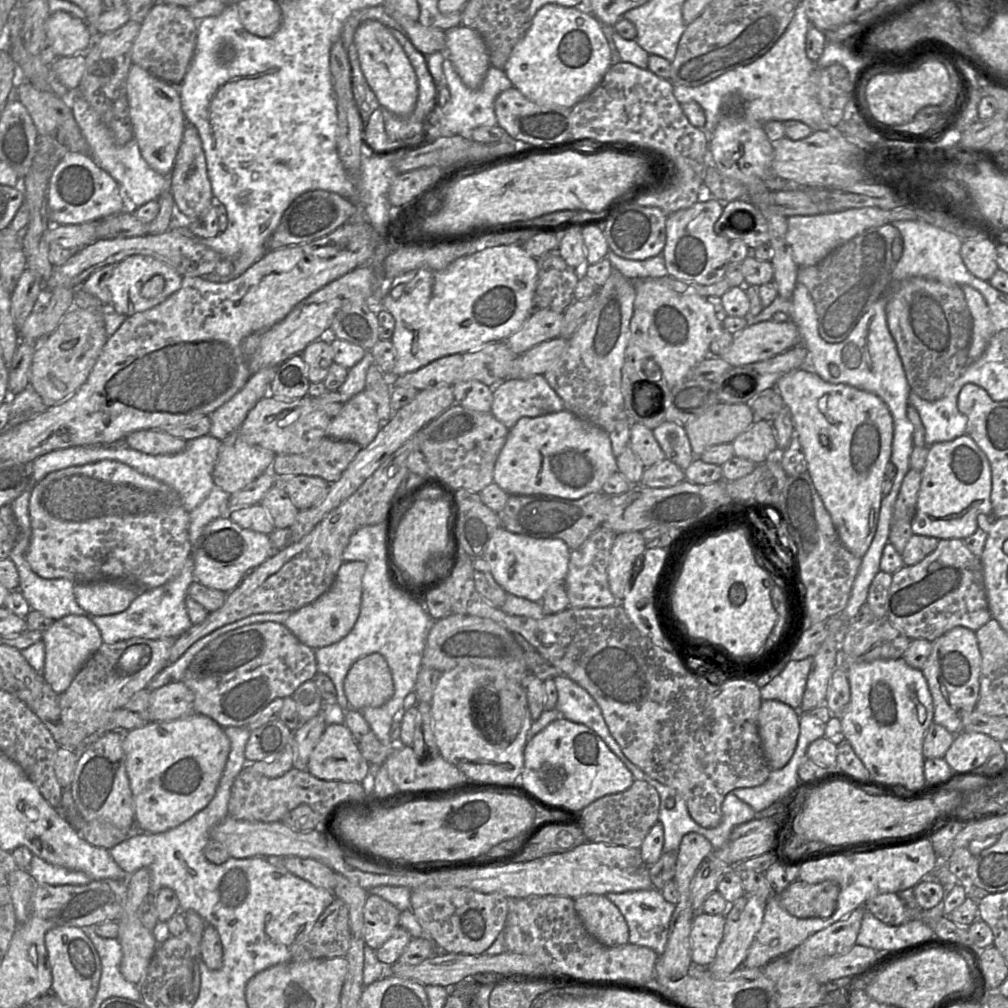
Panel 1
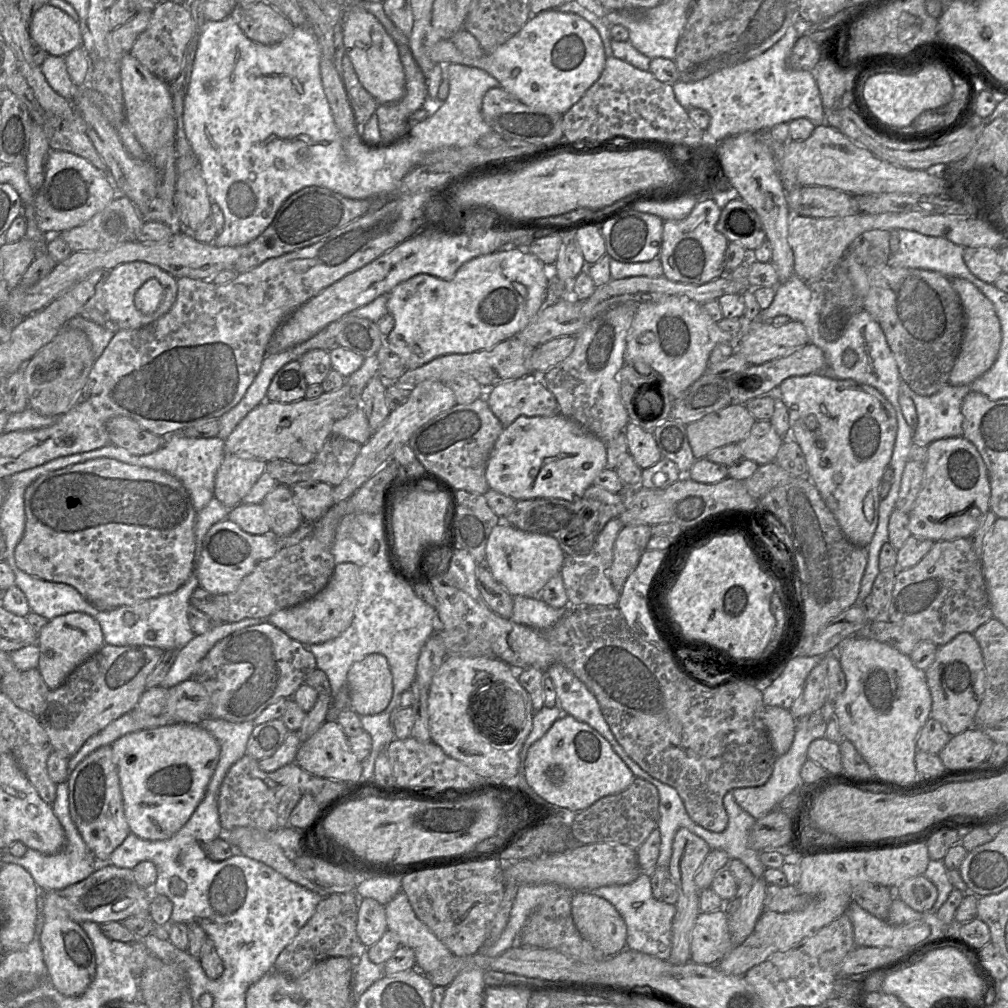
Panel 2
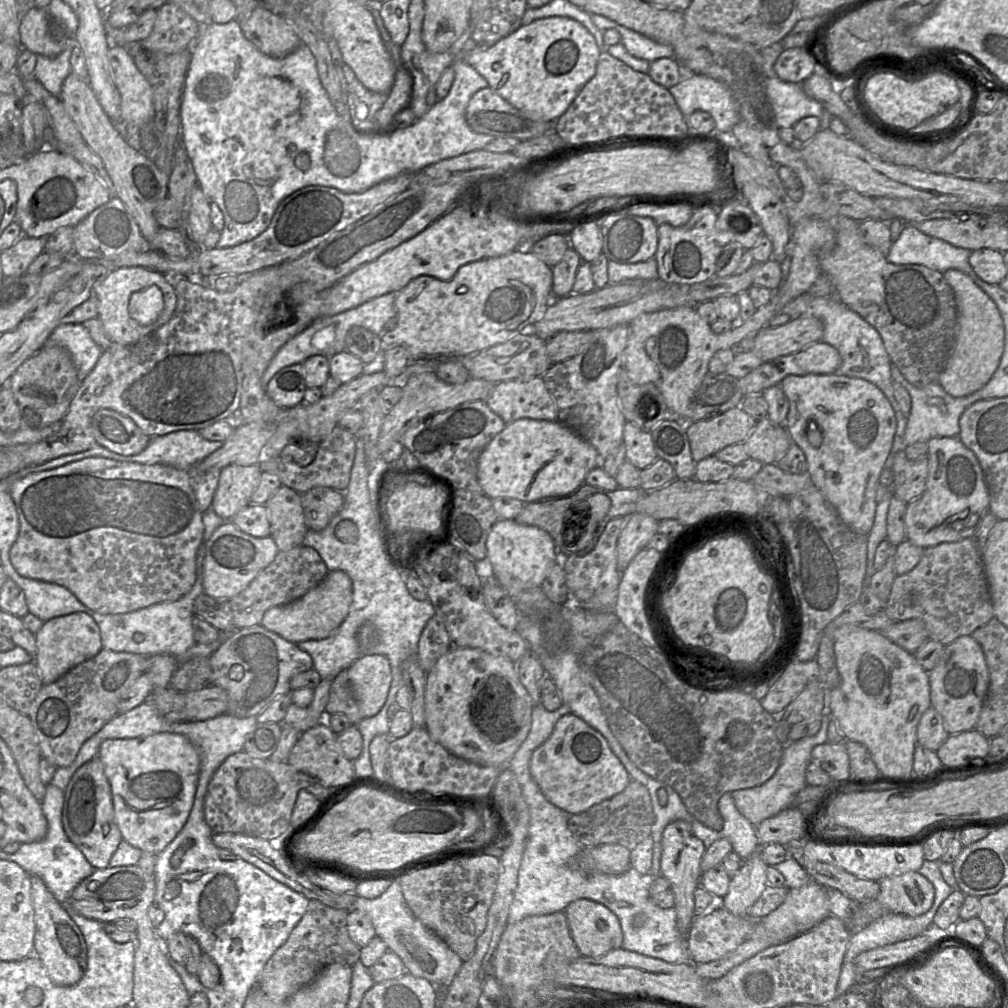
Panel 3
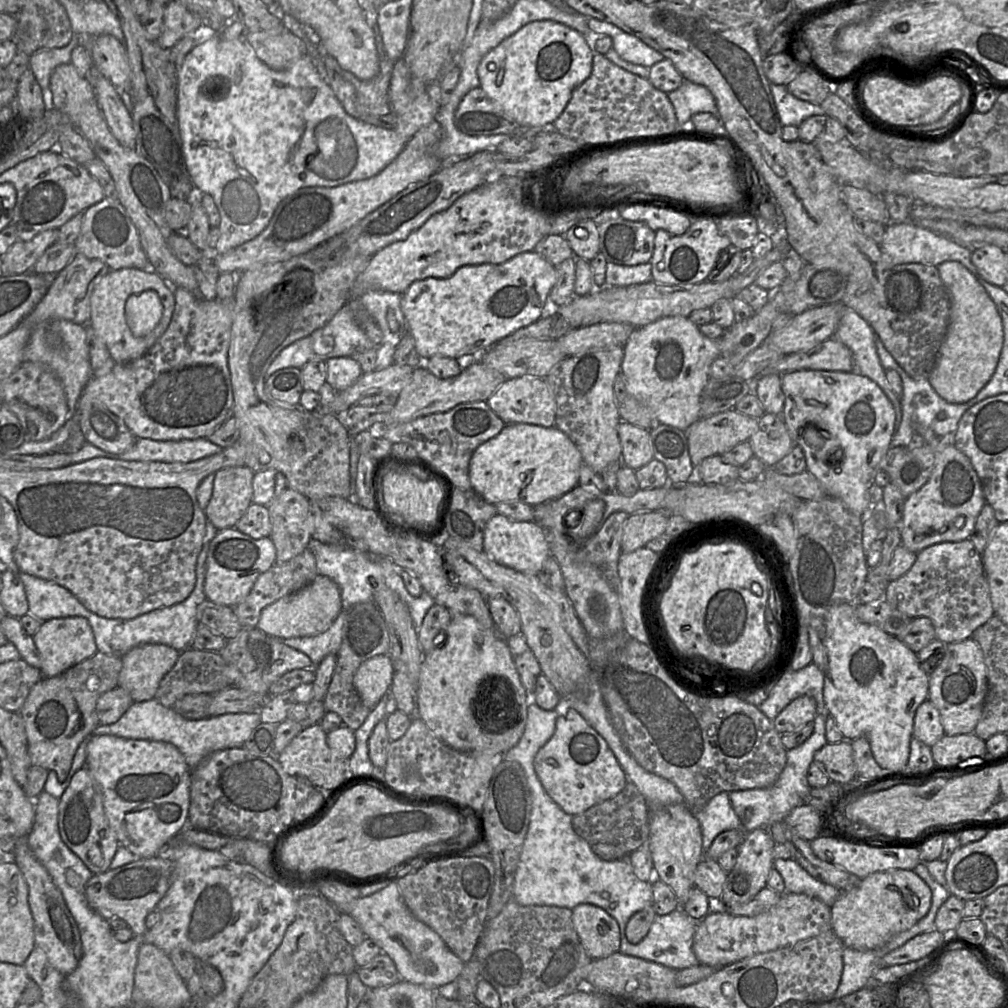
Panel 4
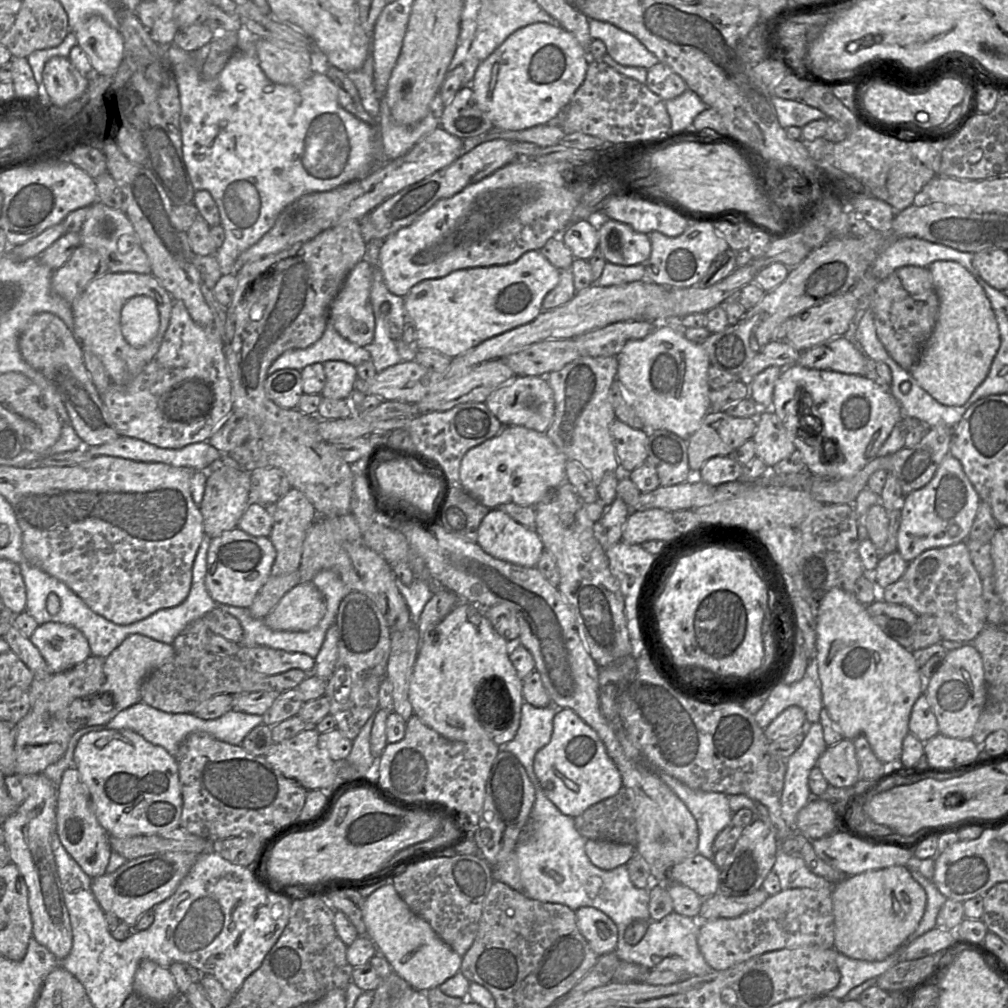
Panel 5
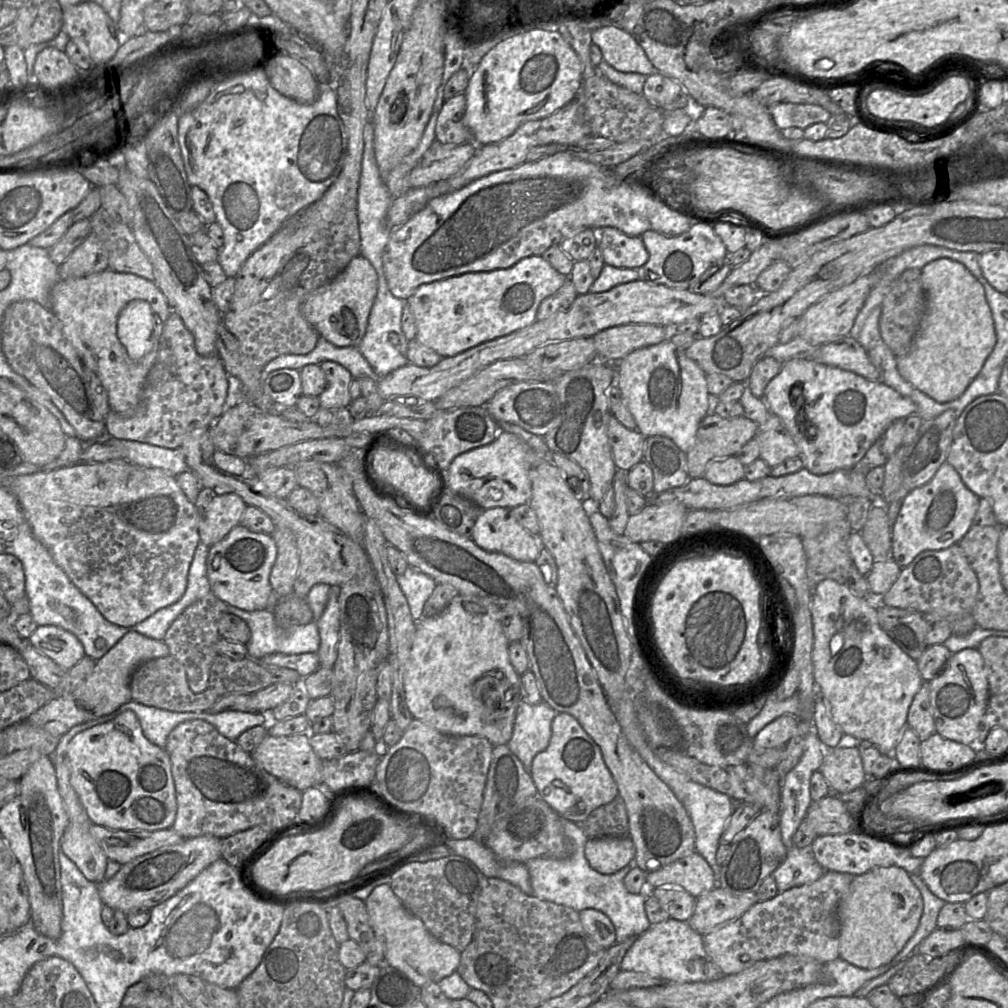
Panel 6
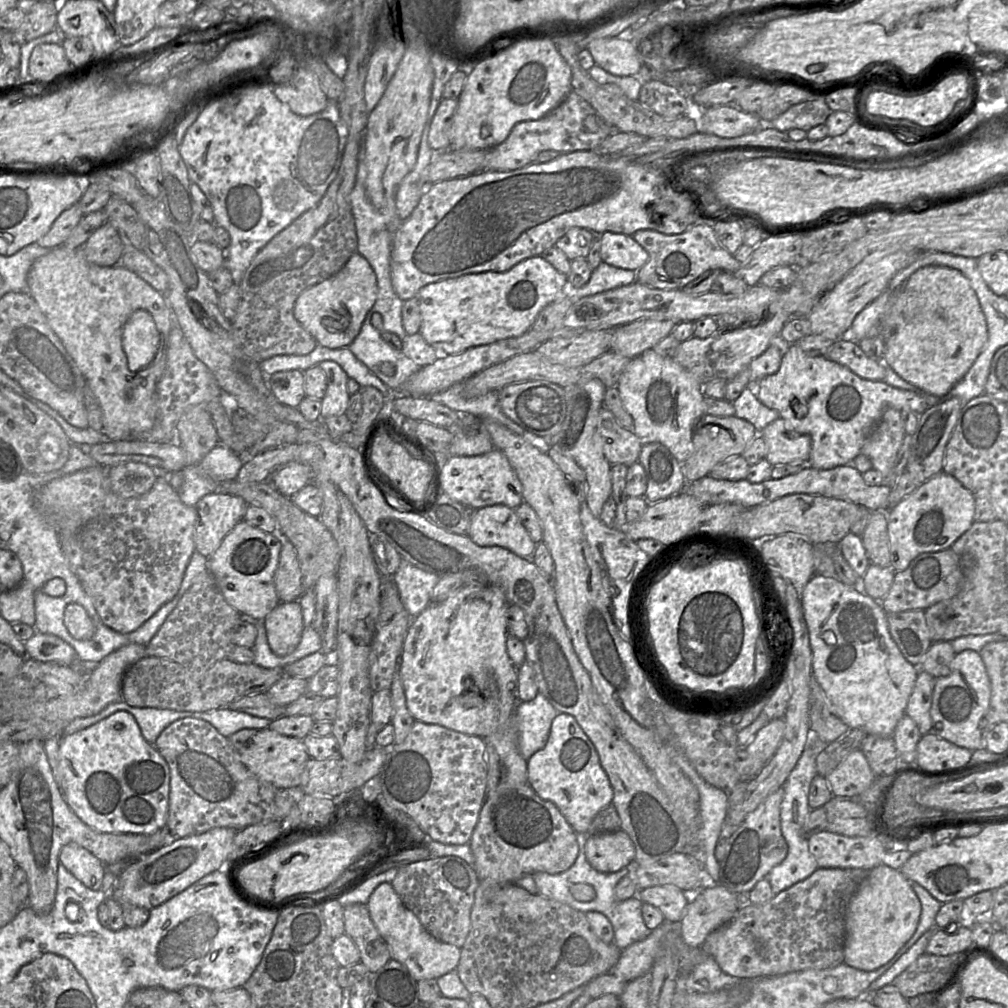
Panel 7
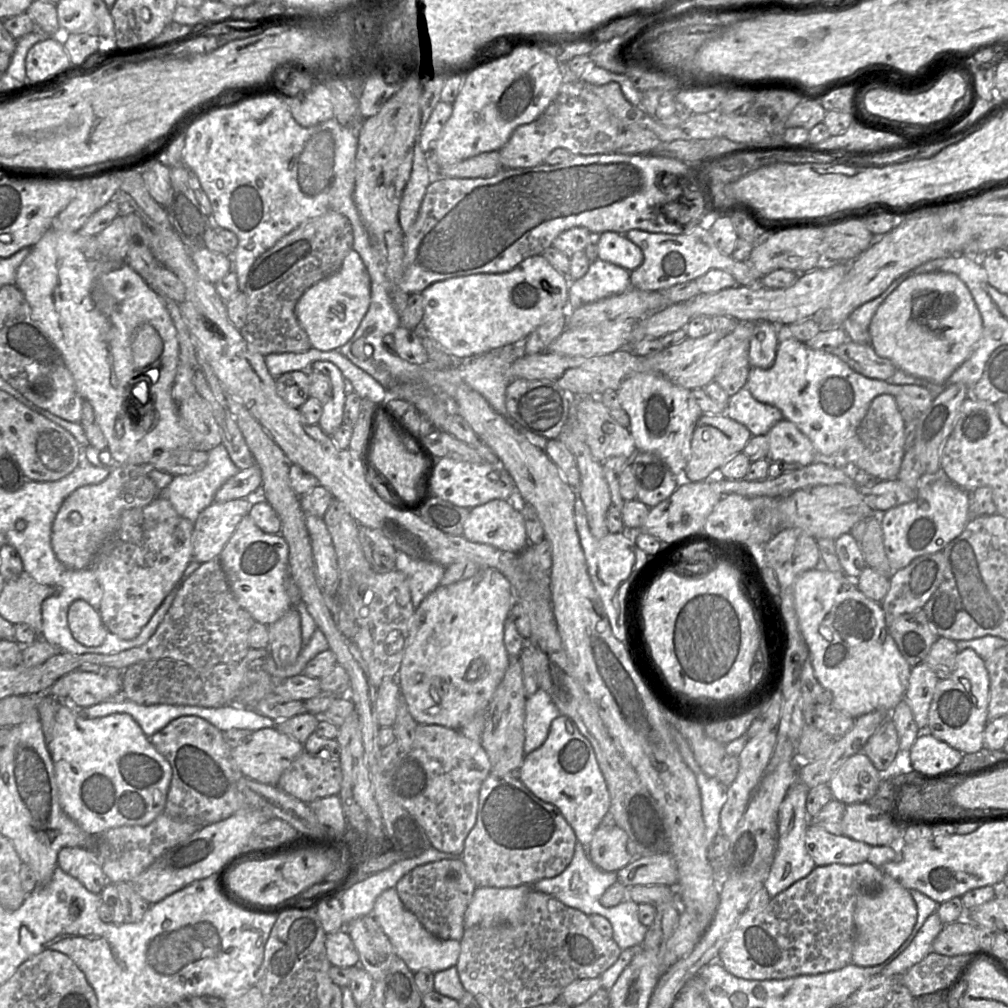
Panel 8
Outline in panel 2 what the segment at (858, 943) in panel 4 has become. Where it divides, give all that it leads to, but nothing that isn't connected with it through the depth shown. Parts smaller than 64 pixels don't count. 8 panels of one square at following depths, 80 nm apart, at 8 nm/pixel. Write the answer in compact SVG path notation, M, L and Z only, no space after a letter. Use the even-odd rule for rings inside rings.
M924 875L909 878L893 890L895 897L919 913L929 912L938 896L936 886Z

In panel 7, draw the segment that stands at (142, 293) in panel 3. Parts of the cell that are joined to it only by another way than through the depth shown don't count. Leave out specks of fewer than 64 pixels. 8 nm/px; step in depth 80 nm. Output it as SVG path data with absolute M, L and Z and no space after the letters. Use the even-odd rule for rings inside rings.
M136 310L124 325L122 346L130 371L138 373L155 358L160 344L159 332L151 314Z

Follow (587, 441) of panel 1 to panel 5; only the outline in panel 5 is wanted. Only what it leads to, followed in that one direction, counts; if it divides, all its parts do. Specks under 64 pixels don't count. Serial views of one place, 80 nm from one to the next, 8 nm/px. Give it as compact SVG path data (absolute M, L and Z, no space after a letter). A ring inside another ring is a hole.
M504 426L495 437L463 456L458 485L490 509L506 503L535 507L547 493L567 482L567 460L545 433L522 426Z

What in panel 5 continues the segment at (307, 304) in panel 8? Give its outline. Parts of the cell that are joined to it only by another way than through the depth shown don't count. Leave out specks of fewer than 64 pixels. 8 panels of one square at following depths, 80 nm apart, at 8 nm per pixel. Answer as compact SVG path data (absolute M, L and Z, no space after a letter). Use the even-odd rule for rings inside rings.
M365 259L358 262L348 273L340 291L329 308L329 322L348 341L367 346L374 338L375 319L370 303L373 268Z

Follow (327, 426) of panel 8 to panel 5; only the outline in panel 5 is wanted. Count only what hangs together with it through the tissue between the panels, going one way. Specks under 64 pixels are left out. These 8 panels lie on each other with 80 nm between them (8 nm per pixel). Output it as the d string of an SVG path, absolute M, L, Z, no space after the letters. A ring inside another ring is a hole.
M329 360L323 363L326 384L321 392L322 397L350 400L355 391L357 368L347 362Z

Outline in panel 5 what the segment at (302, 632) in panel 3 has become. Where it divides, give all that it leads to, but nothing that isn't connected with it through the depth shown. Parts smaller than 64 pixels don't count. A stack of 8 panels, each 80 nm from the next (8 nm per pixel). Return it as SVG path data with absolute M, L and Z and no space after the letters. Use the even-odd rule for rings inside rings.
M311 581L288 591L263 620L273 630L308 631L321 621L325 612L323 595Z

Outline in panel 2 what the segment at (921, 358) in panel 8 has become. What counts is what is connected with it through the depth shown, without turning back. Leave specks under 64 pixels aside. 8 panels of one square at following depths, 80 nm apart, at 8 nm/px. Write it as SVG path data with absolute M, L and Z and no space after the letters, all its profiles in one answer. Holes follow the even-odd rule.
M960 277L950 279L965 312L966 331L958 358L949 375L949 384L962 386L981 377L995 363L1002 341L1001 325L992 302L974 284Z

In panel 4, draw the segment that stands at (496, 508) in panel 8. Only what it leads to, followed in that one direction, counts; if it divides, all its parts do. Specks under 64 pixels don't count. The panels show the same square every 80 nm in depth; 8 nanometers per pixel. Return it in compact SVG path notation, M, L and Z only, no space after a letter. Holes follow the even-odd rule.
M499 513L486 524L483 546L484 552L497 563L527 574L537 574L550 556L547 532L538 523L514 521Z

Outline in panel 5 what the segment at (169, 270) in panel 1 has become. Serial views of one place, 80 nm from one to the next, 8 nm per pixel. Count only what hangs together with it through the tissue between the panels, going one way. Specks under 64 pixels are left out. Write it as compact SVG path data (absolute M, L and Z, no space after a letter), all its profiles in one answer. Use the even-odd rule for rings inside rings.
M110 272L92 280L85 290L71 303L74 325L72 332L82 347L90 349L102 361L113 384L126 385L153 359L169 326L173 298L153 274L135 272ZM145 295L154 299L159 312L159 329L146 345L132 347L121 332L121 311L132 297Z

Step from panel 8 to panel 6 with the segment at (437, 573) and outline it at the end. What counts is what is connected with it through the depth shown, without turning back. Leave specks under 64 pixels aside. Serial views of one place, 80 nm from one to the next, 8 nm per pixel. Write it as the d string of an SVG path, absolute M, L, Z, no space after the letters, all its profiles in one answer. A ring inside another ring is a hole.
M408 566L403 574L396 577L396 580L407 599L413 619L418 622L423 617L424 606L437 583L412 566Z

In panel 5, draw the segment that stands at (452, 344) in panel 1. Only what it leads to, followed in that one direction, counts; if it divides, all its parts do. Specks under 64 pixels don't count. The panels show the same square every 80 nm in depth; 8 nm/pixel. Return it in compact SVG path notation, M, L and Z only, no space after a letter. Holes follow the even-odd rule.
M532 250L513 263L460 269L442 278L423 280L414 285L404 297L406 315L416 328L416 347L455 358L489 338L527 324L541 313L545 296L557 286L559 279L560 270L540 251Z

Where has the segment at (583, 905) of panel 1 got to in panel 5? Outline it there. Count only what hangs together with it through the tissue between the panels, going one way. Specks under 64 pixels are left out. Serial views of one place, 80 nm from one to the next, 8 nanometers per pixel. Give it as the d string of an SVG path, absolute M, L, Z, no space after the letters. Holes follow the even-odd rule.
M593 907L575 911L579 931L599 956L613 952L618 944L616 924L603 912Z

